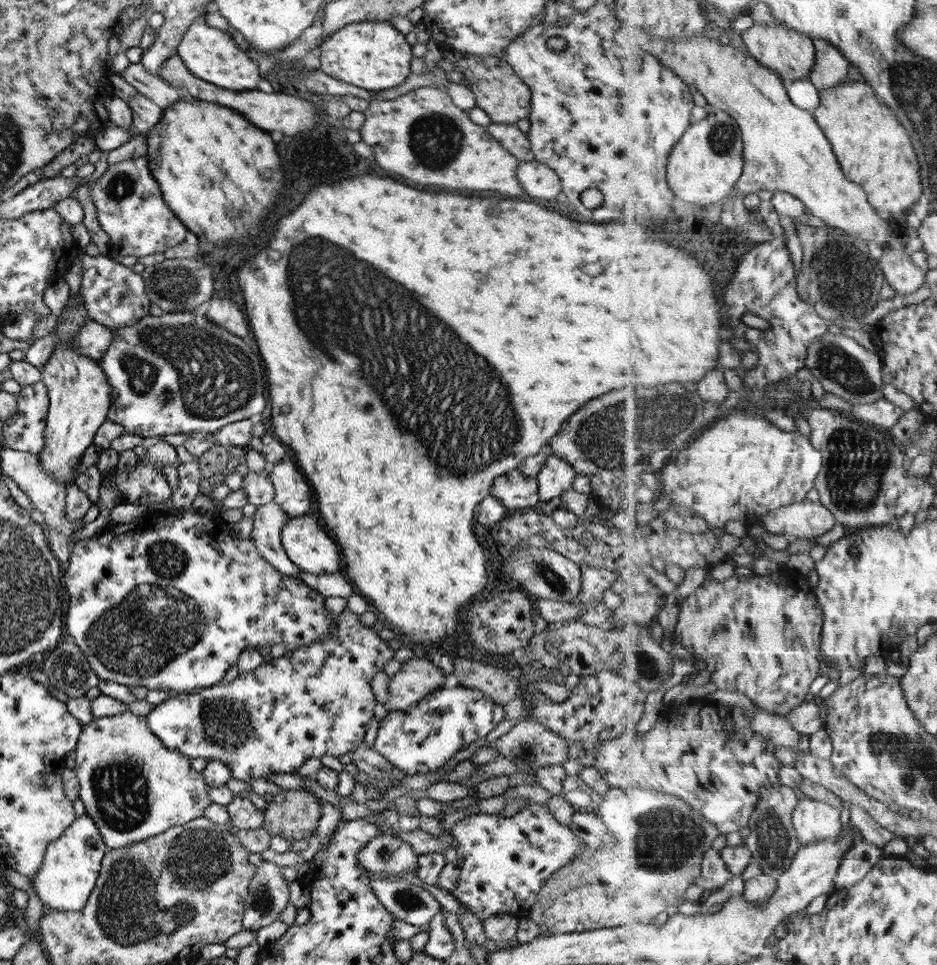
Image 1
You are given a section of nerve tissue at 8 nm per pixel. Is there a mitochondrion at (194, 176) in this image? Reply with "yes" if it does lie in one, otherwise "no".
no

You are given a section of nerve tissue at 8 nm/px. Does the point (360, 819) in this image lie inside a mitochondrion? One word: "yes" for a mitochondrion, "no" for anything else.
no

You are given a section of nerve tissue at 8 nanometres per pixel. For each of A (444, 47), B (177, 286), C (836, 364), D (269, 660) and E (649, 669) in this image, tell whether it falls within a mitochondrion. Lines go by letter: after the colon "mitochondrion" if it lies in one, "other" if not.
A: other
B: mitochondrion
C: mitochondrion
D: other
E: mitochondrion

